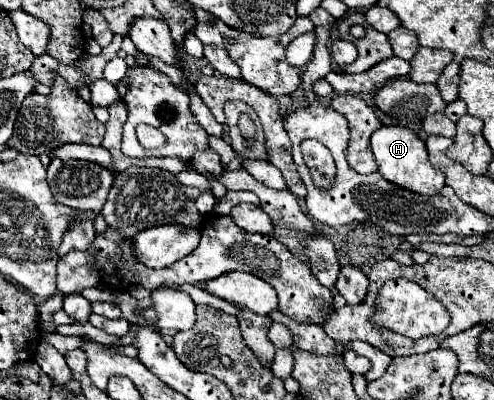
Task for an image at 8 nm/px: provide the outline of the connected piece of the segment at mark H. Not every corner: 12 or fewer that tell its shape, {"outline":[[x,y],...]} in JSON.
{"outline":[[407,126],[371,136],[379,174],[433,196],[445,176]]}

